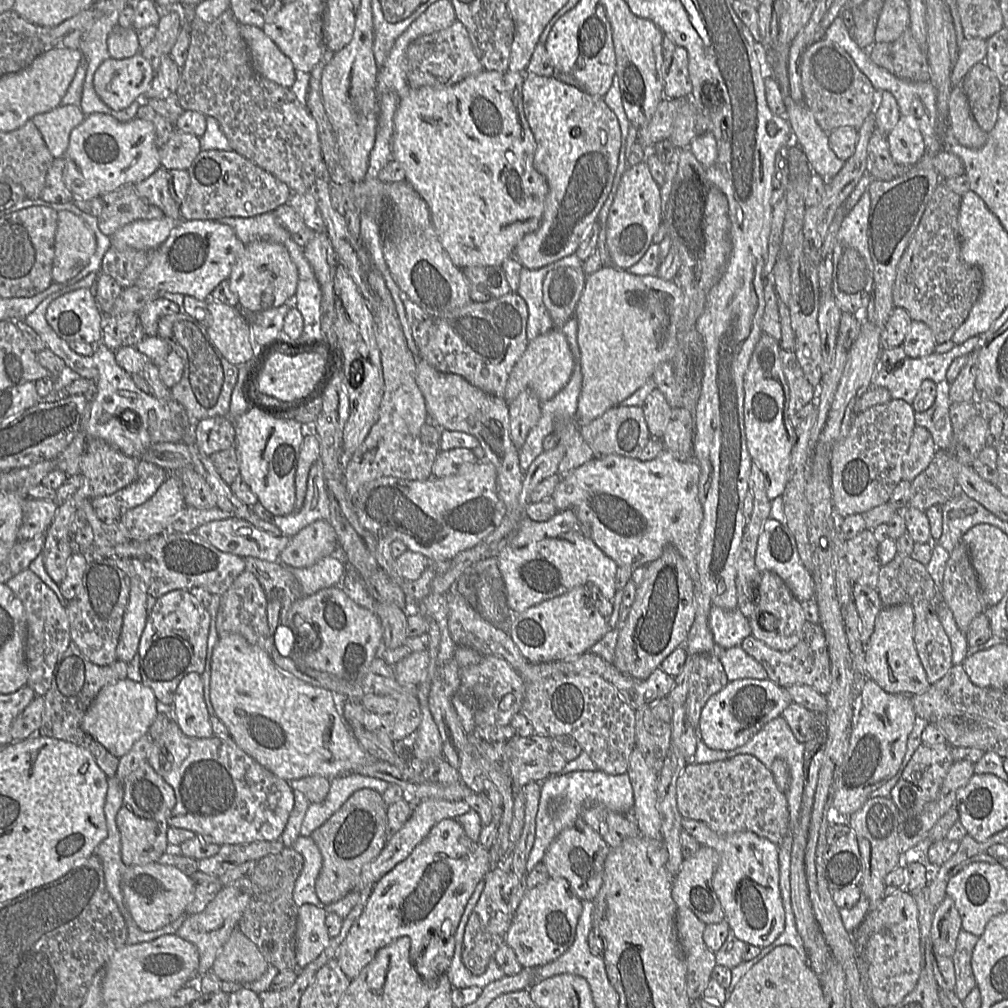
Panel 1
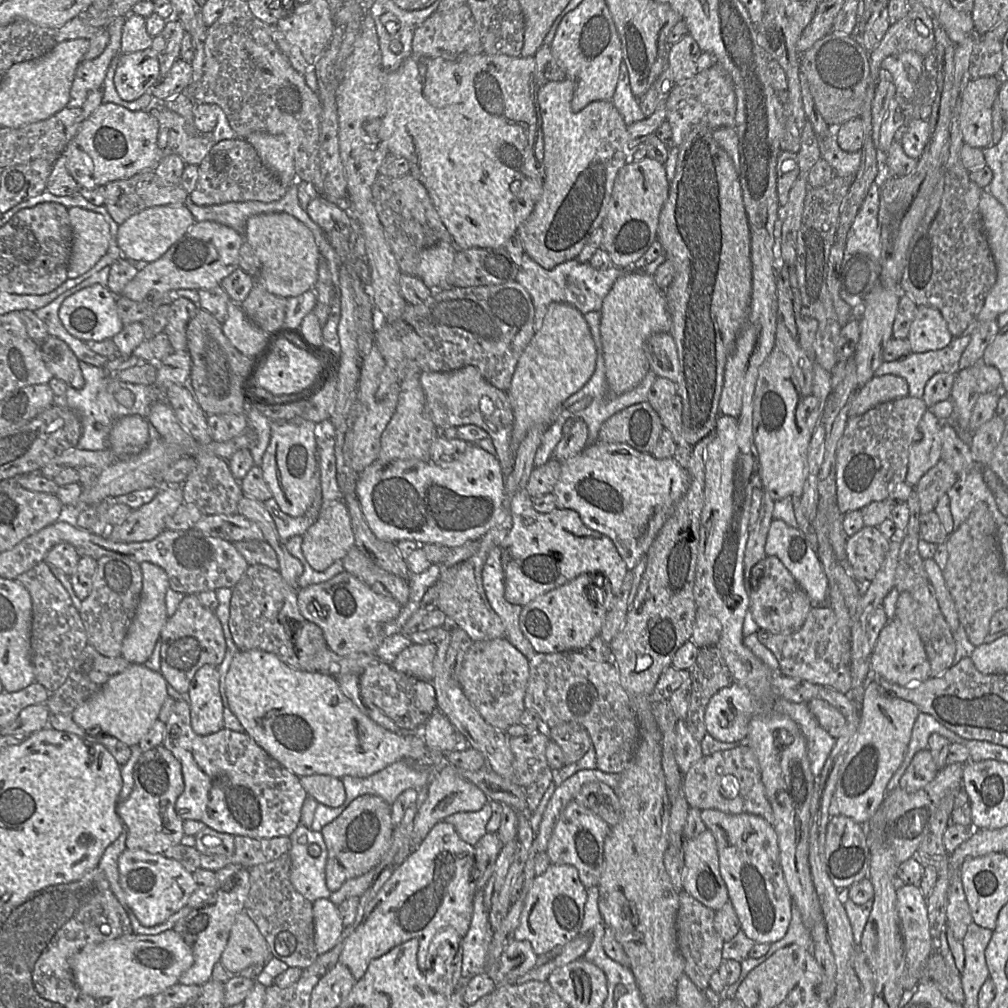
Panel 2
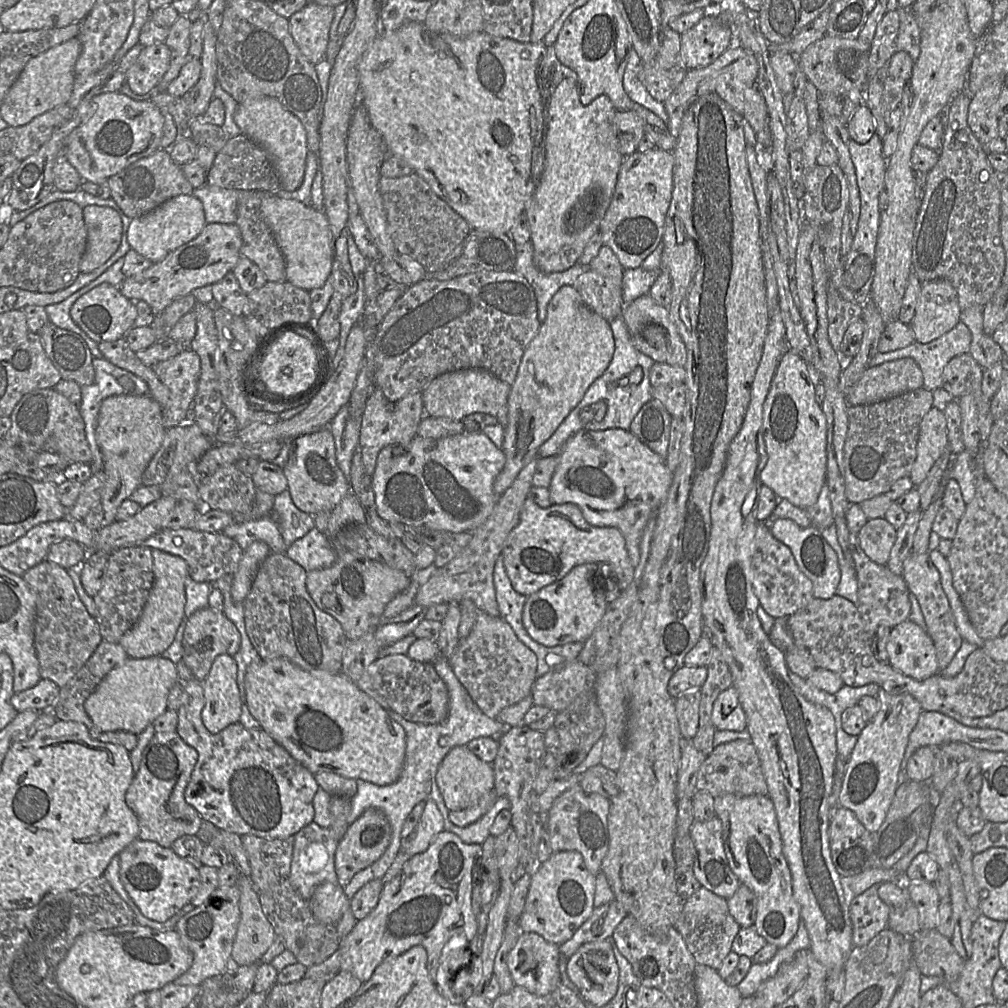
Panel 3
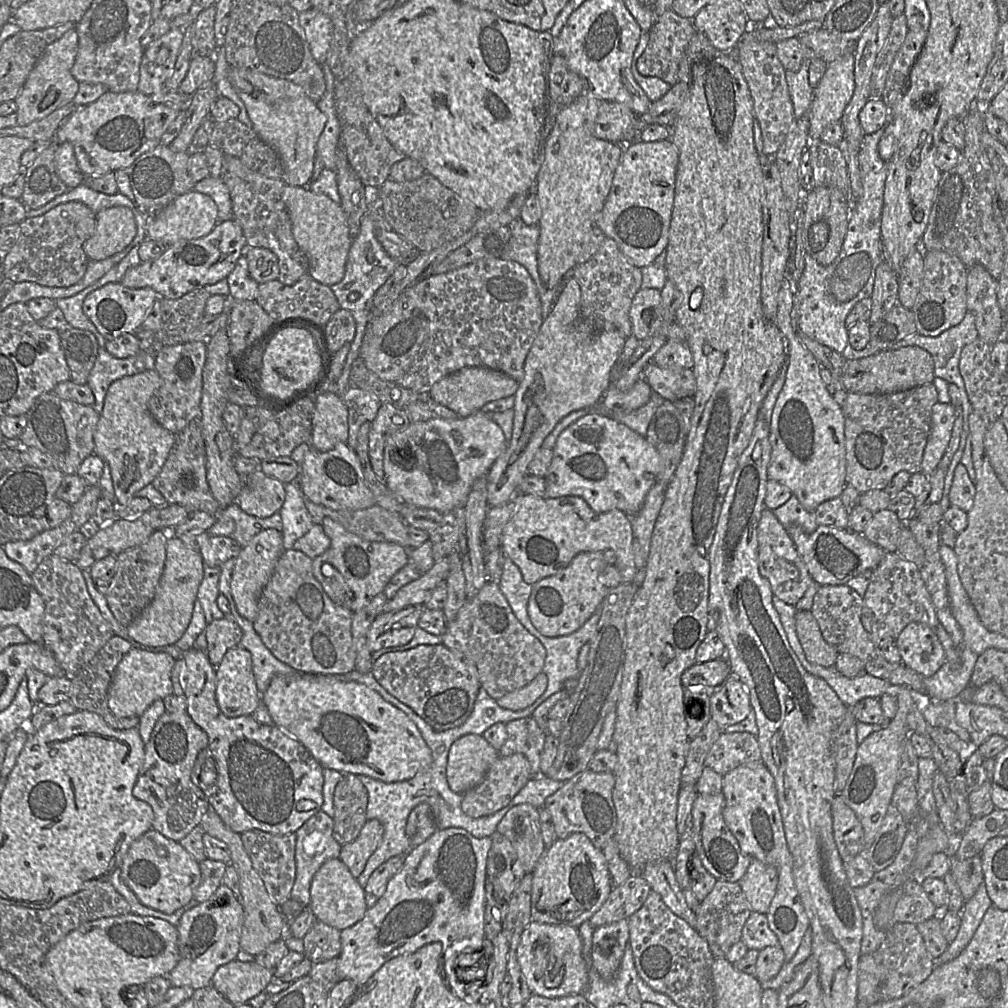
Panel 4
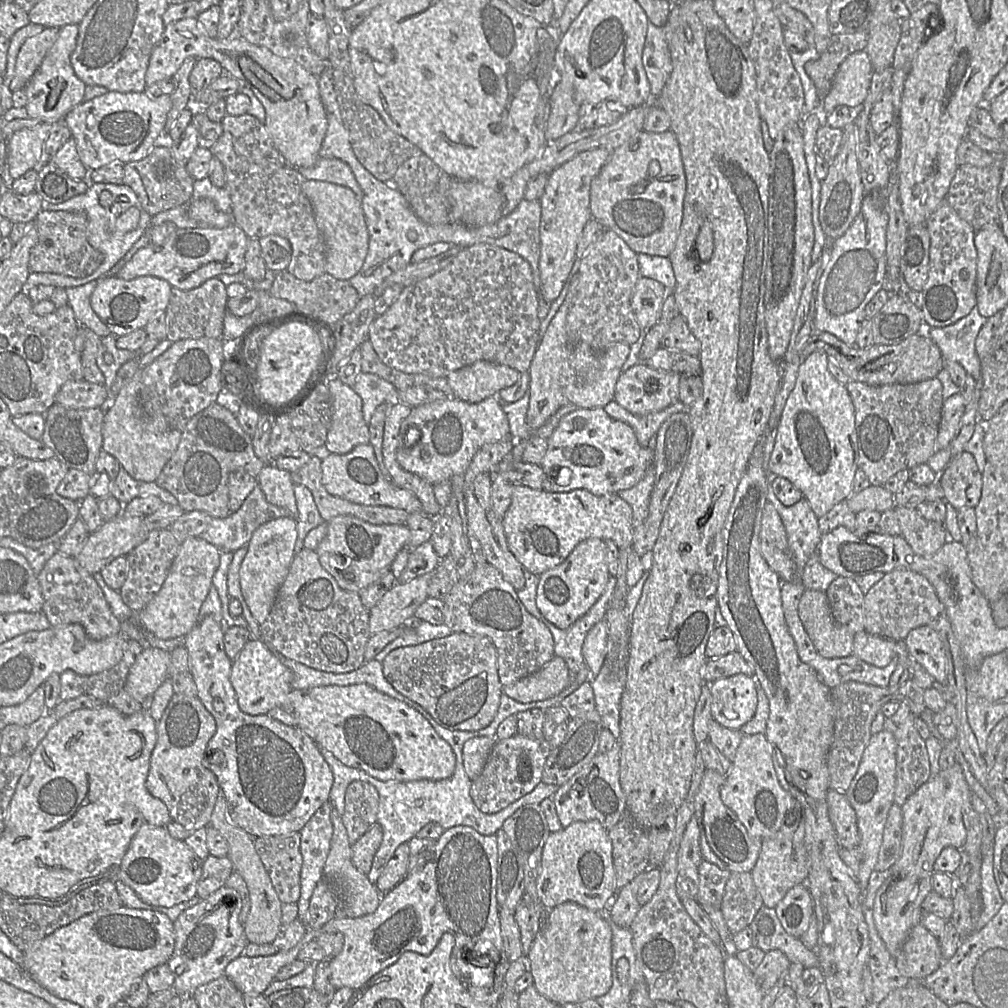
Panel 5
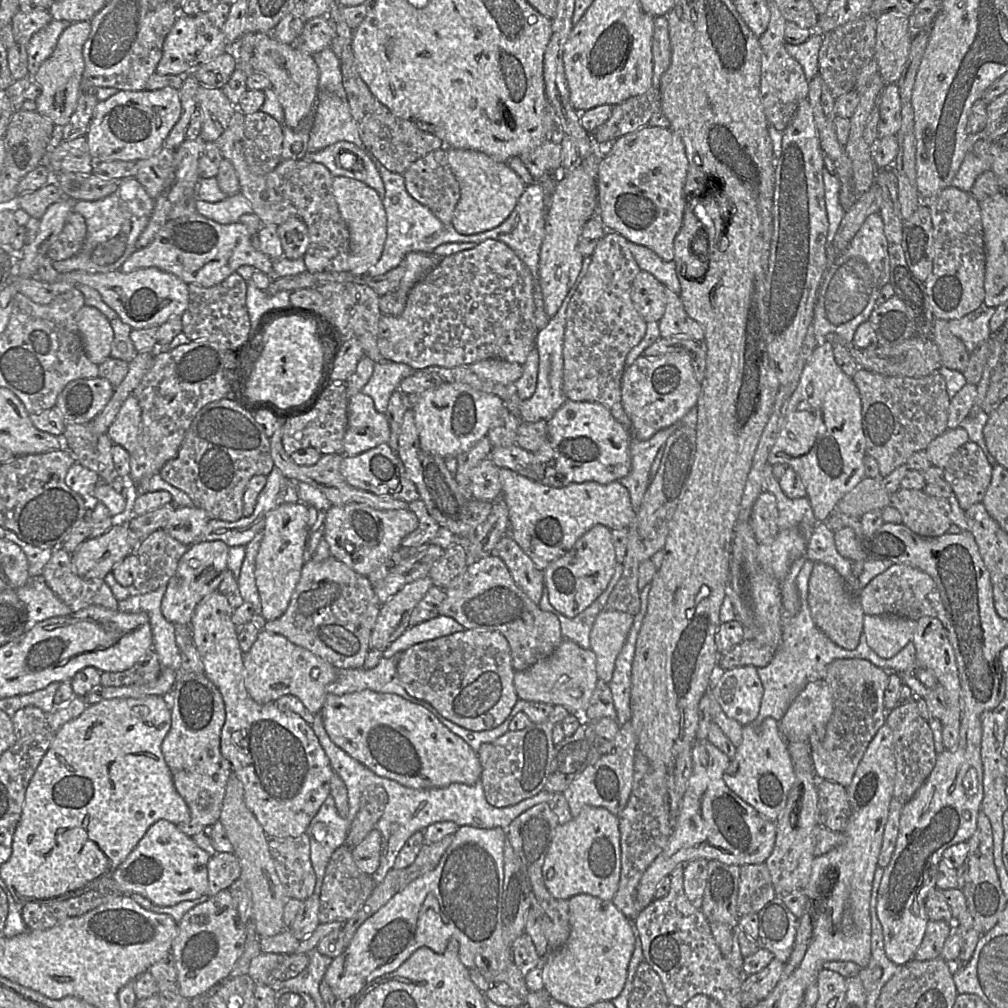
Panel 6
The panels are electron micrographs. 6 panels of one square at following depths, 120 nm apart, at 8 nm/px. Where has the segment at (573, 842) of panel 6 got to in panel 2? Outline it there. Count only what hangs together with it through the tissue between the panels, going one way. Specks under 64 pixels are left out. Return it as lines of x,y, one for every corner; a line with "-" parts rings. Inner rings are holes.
550,863
545,872
534,877
524,899
520,922
514,932
514,940
530,942
540,956
573,939
580,930
587,889
579,879
578,871
569,864

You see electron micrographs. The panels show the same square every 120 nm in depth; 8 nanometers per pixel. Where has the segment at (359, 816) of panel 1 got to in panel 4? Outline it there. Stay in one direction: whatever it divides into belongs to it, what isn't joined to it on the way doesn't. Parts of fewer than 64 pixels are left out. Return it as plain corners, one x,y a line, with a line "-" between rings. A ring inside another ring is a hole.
368,819
359,835
340,848
339,859
348,867
352,876
357,878
364,870
370,856
381,843
384,833
382,823

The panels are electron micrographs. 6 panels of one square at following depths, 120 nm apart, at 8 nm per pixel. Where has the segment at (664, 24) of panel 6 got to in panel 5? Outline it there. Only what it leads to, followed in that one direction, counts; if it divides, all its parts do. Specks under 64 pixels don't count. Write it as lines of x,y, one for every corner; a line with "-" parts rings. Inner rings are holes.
649,22
642,61
650,85
651,100
661,93
672,71
671,55
664,27

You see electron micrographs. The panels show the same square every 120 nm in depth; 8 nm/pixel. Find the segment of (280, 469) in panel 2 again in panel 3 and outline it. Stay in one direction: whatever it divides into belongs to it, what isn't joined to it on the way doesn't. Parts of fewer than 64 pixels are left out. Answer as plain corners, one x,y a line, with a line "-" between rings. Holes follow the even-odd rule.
322,428
286,442
291,444
291,453
282,469
293,503
301,511
313,516
332,511
351,492
347,477
337,466
331,432
328,428

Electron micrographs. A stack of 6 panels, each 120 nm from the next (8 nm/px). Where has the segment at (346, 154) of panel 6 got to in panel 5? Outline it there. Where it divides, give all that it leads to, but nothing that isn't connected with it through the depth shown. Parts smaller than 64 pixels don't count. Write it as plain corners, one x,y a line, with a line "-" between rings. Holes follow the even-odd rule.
320,157
313,167
299,171
305,180
319,180
344,186
360,196
360,187
352,170
341,160

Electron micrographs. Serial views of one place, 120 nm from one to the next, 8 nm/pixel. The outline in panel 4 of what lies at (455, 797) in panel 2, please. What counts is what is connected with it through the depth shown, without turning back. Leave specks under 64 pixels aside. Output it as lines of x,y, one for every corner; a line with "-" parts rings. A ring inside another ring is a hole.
467,734
457,739
447,756
446,779
450,789
465,794
477,786
498,757
482,735

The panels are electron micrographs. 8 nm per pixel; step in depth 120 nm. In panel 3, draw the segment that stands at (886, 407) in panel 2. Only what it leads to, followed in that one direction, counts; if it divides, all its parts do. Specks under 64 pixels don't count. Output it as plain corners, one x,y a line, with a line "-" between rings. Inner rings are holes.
924,388
876,403
848,407
844,482
849,504
860,504
884,494
898,479
910,475
917,454
920,425
932,407
933,392

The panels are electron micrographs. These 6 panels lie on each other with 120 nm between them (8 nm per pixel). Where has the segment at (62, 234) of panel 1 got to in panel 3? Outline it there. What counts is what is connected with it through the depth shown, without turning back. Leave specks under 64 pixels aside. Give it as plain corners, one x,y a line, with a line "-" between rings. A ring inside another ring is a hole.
85,206
83,216
87,228
87,246
80,263
80,273
89,273
118,250
123,223
120,212
108,206

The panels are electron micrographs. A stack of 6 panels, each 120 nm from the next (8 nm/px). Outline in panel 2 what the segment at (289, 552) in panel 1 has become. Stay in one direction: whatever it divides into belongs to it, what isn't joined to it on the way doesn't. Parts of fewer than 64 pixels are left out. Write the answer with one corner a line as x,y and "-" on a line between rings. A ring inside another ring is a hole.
335,500
328,503
326,508
321,508
318,519
302,536
302,553
310,567
316,571
327,569
337,560
342,560
349,549
355,545
355,536
352,529
348,508
343,500

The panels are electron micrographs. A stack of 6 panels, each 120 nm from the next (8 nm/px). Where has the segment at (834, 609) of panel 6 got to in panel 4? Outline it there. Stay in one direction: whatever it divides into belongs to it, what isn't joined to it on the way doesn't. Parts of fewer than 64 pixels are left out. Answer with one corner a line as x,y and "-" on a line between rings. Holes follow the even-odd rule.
810,610
797,611
796,633
807,660
823,667
834,666
838,651
825,641

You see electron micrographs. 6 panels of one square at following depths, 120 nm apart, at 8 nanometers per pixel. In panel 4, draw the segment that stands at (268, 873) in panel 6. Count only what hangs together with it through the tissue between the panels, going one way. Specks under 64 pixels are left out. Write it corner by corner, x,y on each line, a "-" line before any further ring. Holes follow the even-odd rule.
209,808
203,816
200,826
206,834
224,842
229,849
230,865
236,869
239,876
241,904
244,910
240,950
257,956
270,944
284,937
286,920
280,912
279,906
270,898
257,871
253,868
251,859
244,848
241,834
232,831
212,808

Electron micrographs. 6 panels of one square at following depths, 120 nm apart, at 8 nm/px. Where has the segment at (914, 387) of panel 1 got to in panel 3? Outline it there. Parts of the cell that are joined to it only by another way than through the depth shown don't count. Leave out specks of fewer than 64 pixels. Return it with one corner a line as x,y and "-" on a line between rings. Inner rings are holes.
960,321
949,332
929,343
914,341
909,346
901,349
876,353
869,360
868,368
901,358
912,358
922,370
922,388
933,392
933,390
942,387
945,366
954,357
970,351
971,340
971,331

